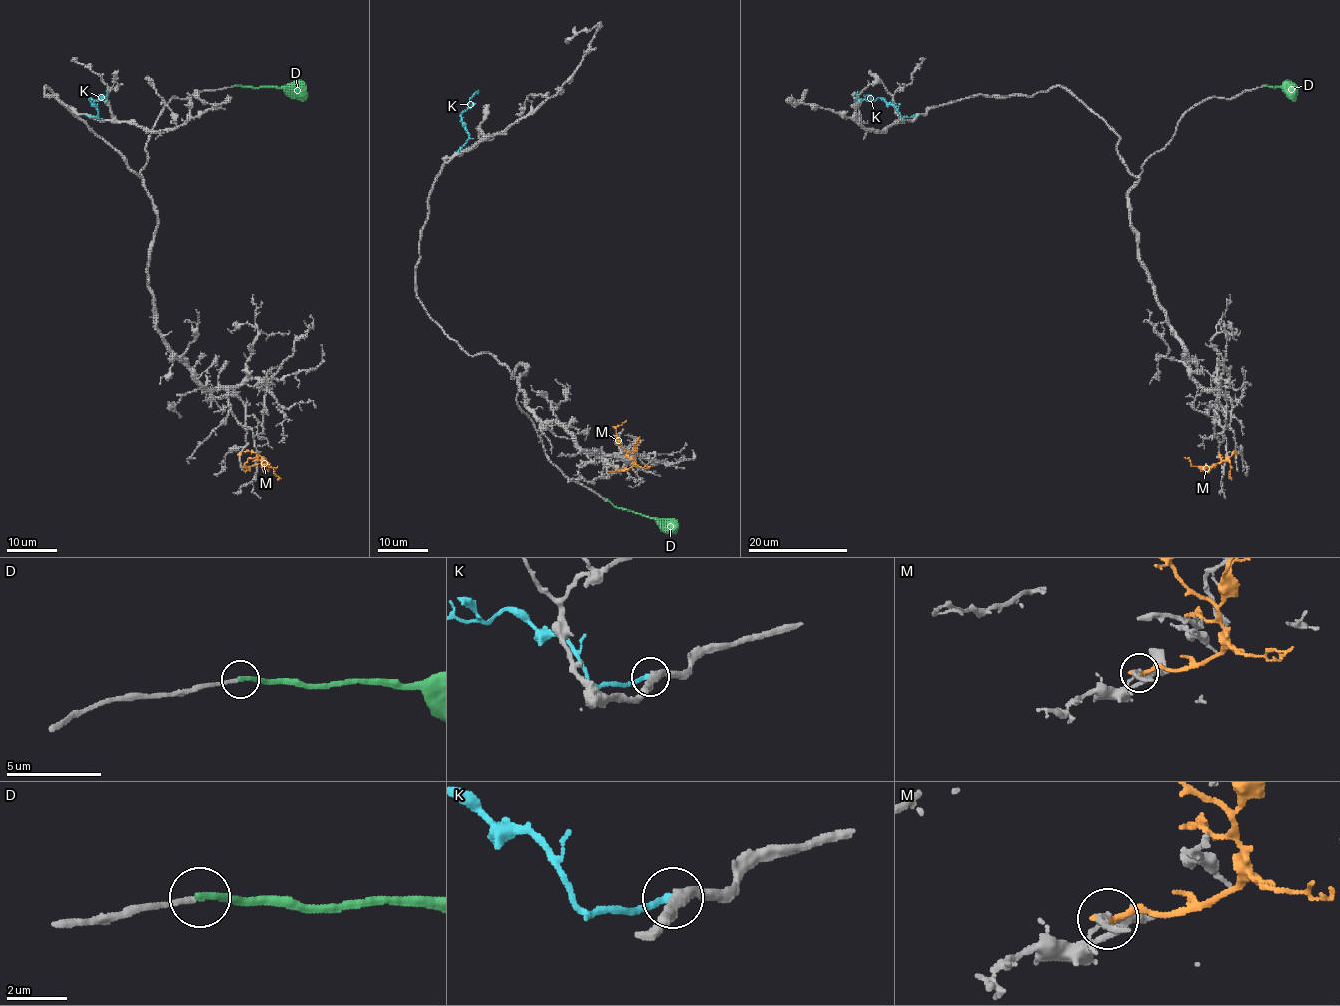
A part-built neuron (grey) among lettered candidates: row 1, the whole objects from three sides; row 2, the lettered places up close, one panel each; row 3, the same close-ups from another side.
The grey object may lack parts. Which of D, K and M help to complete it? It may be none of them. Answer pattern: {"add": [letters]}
{"add": []}

